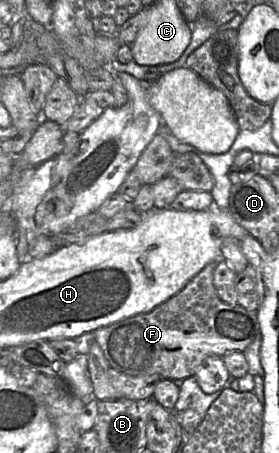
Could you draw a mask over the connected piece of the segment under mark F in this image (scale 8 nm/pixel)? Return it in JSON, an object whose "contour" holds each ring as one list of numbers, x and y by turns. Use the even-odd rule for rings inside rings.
{"contour":[[210,263,206,265,179,293,171,297,166,302,155,307,153,310,147,313,138,314,113,324,103,326,93,331,95,333,96,341,99,343,110,367,115,370,131,376,140,375,152,375,158,374,164,379,169,380,184,380,188,377,194,376,197,368,200,364,209,356,223,357,230,352,240,351,244,352,246,348,255,340,256,335,260,332,260,325,258,320,258,313,255,311,248,311,240,305,231,306,223,302,217,295,216,289,213,283,213,274,217,263]]}

